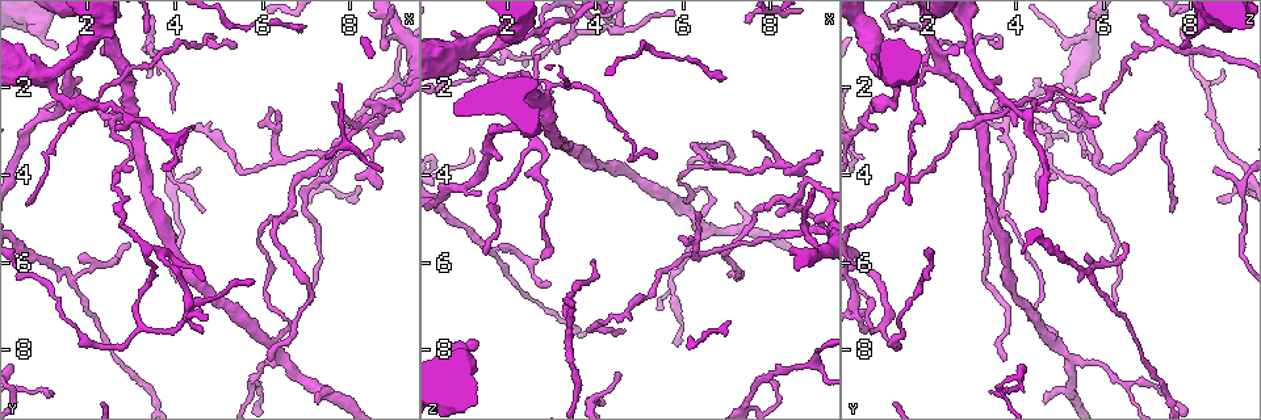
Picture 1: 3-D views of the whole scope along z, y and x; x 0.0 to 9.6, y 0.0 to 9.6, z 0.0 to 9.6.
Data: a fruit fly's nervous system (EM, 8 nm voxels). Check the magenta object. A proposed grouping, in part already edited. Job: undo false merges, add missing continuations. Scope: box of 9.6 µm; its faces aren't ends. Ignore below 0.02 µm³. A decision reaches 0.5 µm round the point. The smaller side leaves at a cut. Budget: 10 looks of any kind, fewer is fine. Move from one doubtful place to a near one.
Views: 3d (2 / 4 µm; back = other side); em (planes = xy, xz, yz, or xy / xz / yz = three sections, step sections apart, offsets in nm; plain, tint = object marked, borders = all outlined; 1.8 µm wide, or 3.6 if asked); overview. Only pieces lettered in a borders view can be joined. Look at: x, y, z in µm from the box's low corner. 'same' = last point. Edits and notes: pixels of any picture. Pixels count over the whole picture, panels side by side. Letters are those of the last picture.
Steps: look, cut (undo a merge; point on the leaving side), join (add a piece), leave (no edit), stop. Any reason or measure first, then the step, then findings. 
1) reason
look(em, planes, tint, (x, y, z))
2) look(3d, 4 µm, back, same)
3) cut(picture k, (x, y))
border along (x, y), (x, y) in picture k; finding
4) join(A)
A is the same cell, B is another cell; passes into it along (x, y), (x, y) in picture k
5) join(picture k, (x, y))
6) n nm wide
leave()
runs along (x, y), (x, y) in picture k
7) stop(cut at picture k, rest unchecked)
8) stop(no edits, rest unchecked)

look(3d, 2 µm, (8.70, 2.65, 4.00))

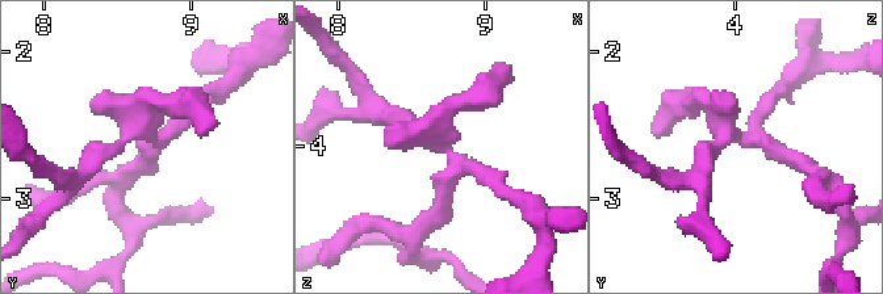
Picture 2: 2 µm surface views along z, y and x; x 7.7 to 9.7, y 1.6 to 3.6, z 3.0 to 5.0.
look(em, planes, tint, (8.74, 2.62, 4.06))

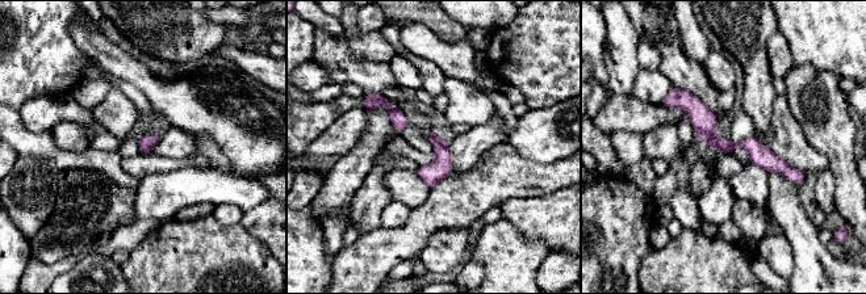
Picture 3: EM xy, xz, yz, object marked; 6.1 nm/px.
look(em, planes, borders, same)

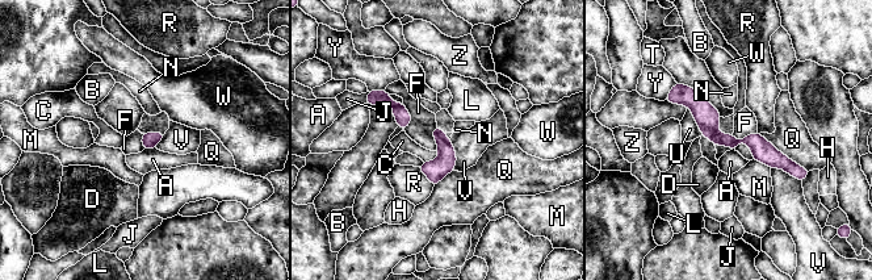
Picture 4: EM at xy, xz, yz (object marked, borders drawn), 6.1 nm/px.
leave()
A, B, C, D, F, H, J, L, M, N, Q, R, T, U, V, W, Y and Z are other cells; runs along (675, 90), (721, 140), (754, 141), (804, 174) in picture 4; one neuron here

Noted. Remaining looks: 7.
look(em, planes, borders, (6.55, 4.90, 3.75))

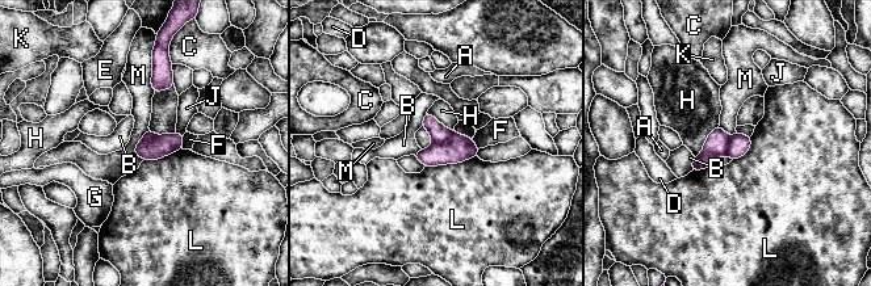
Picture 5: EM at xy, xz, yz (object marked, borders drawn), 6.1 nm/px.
160 nm wide
cut(picture 5, (459, 148))
A, B, C, D, E, F, G, H, J, K, L and M are other cells; border along (453, 131), (448, 139), (434, 143) in picture 5; two neurons meet here

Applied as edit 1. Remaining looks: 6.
see it whole again
look(overview)

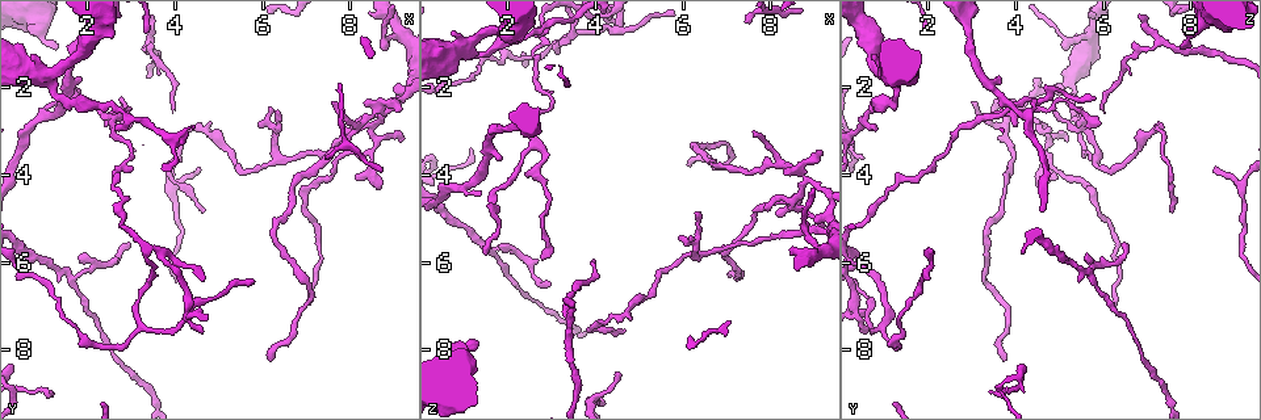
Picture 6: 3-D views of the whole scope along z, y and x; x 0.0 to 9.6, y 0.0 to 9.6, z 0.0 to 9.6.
end of a long branch
look(3d, 2 µm, (1.30, 1.15, 7.75))

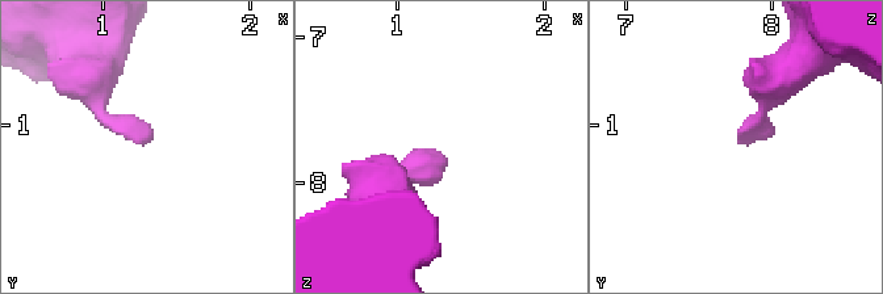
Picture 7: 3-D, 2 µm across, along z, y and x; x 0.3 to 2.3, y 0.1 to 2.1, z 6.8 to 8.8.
look(em, xy, step 4, tint, (1.32, 1.08, 7.80))

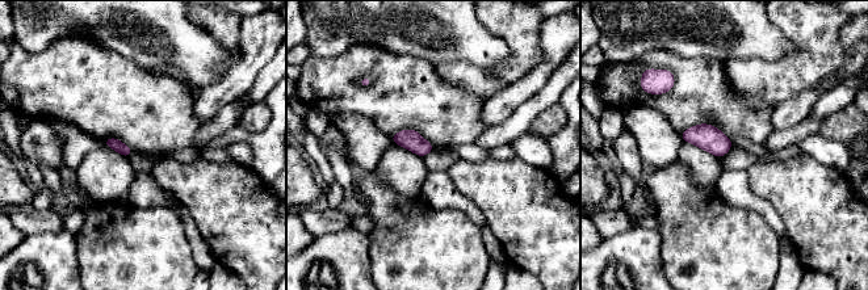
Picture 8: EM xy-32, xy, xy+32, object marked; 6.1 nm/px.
cut it another way
look(em, planes, borders, same)

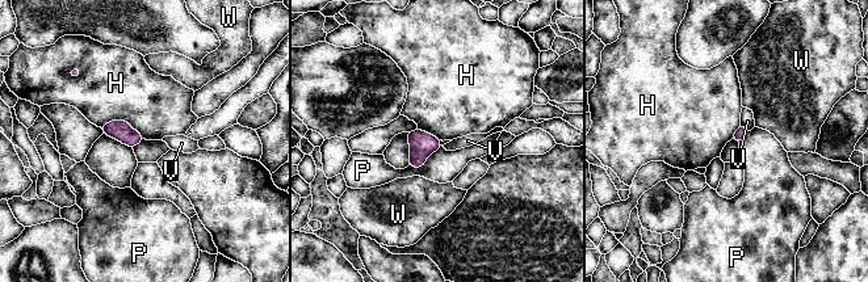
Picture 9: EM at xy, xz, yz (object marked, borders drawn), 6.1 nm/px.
leave()
H, P, V and W are other cells; border along (100, 126), (124, 120), (143, 138) in picture 9; none of them fits

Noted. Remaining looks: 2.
stop(cut at picture 5, rest unchecked)

